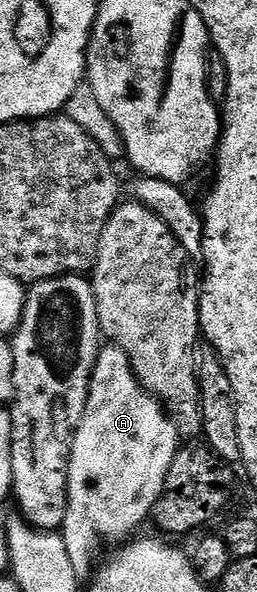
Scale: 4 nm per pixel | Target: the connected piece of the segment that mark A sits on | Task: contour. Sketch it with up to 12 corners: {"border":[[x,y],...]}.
{"border":[[103,347],[68,462],[75,565],[151,519],[178,428]]}

